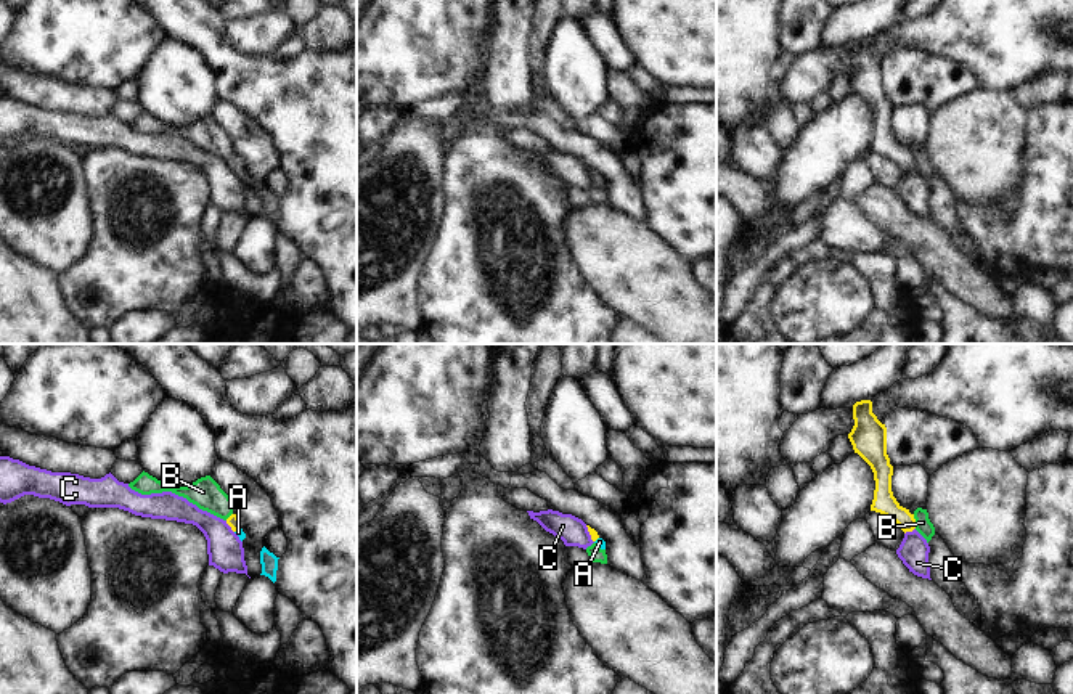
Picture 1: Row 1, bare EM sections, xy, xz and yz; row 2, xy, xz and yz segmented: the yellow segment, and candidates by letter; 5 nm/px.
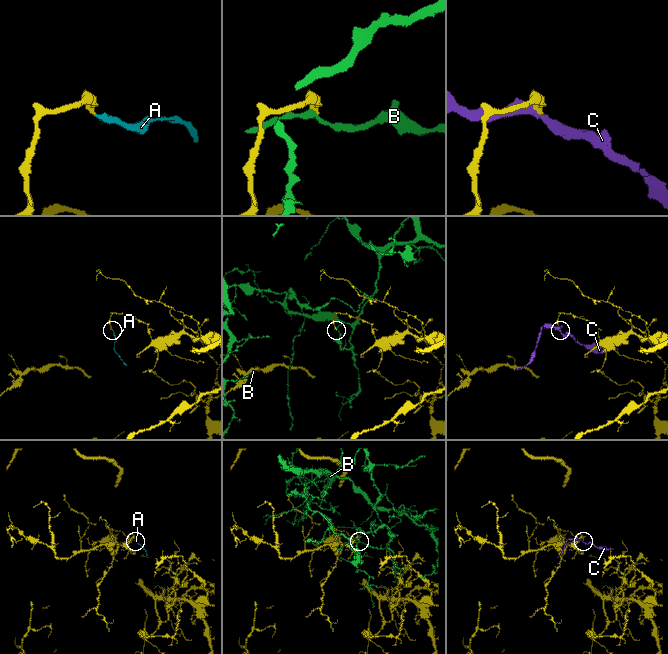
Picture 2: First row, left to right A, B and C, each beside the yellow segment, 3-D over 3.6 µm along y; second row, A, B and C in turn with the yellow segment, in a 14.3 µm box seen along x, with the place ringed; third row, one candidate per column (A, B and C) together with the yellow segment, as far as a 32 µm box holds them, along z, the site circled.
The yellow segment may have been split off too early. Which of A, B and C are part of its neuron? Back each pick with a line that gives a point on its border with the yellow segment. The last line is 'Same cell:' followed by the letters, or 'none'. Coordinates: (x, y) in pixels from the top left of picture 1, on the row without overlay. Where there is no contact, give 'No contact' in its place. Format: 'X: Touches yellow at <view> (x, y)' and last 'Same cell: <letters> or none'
A: Touches yellow at xy (238, 167)
Same cell: A

